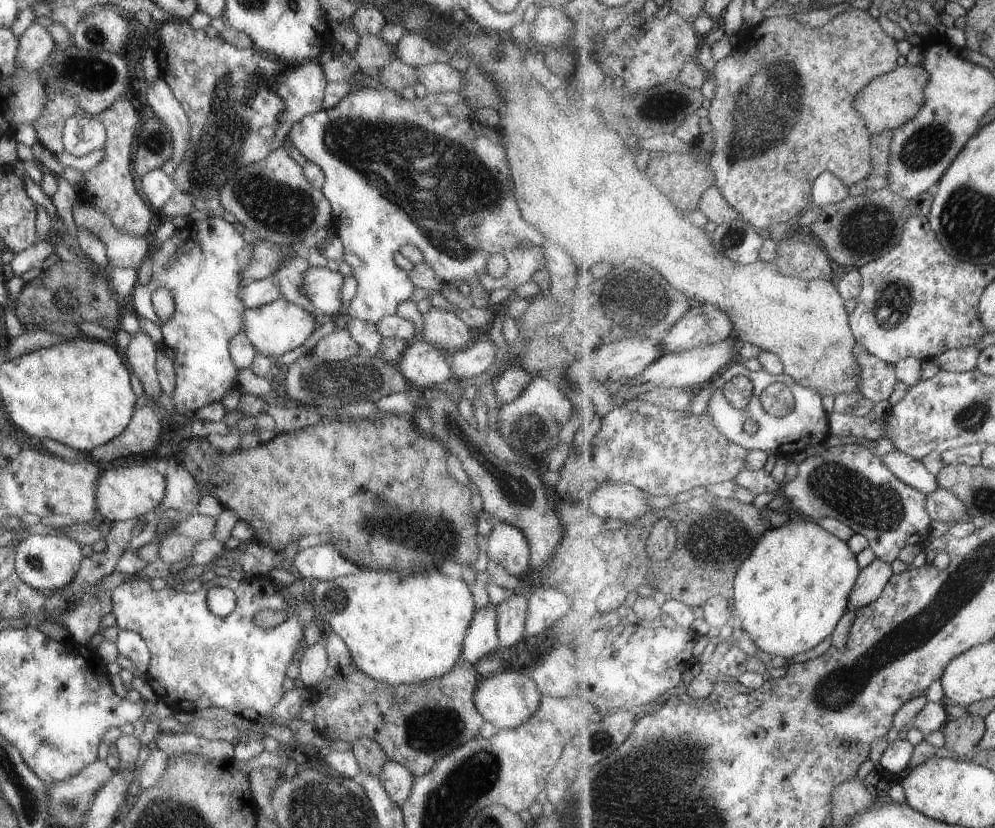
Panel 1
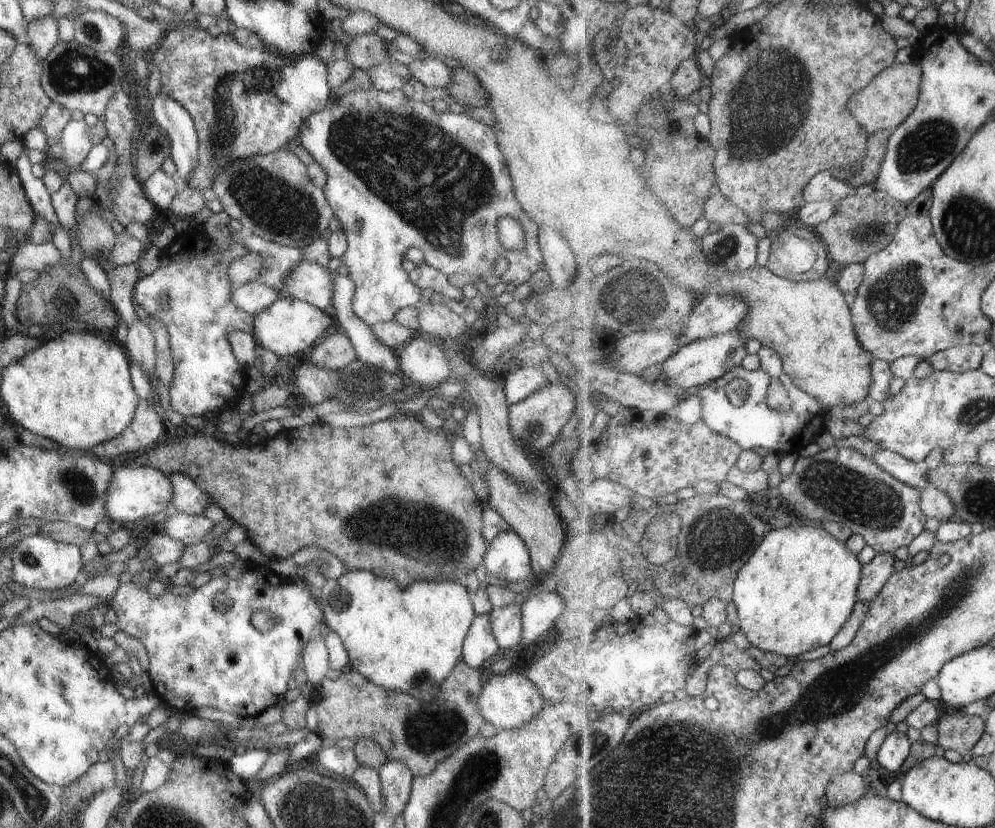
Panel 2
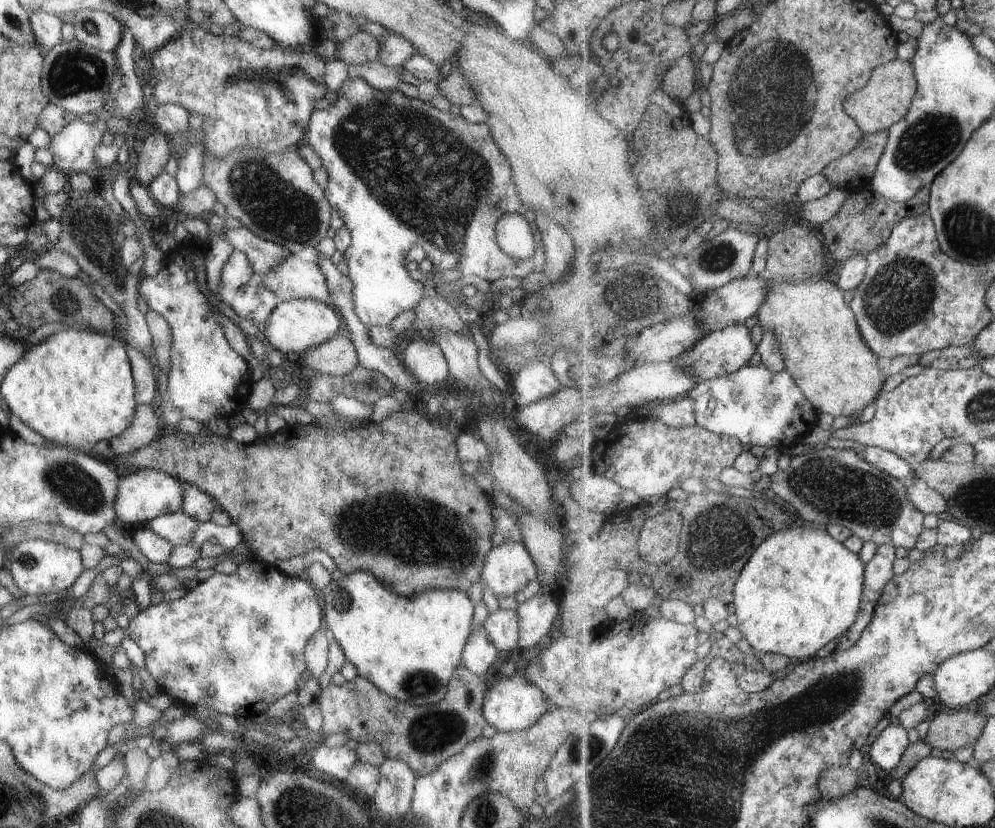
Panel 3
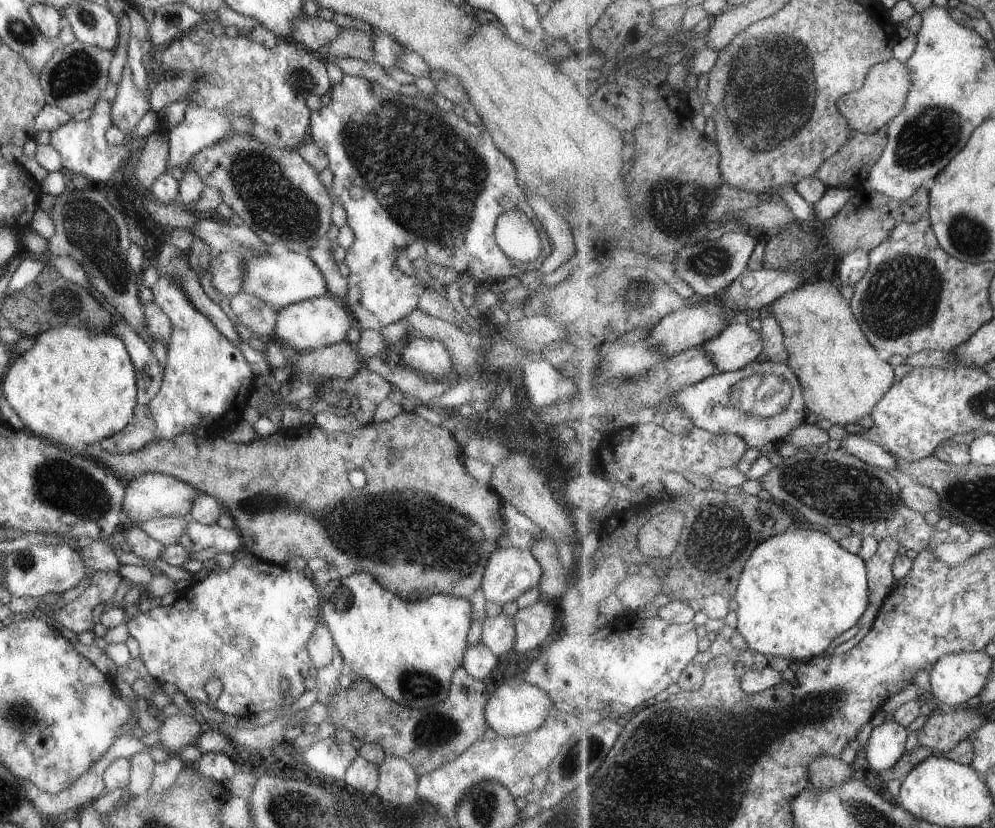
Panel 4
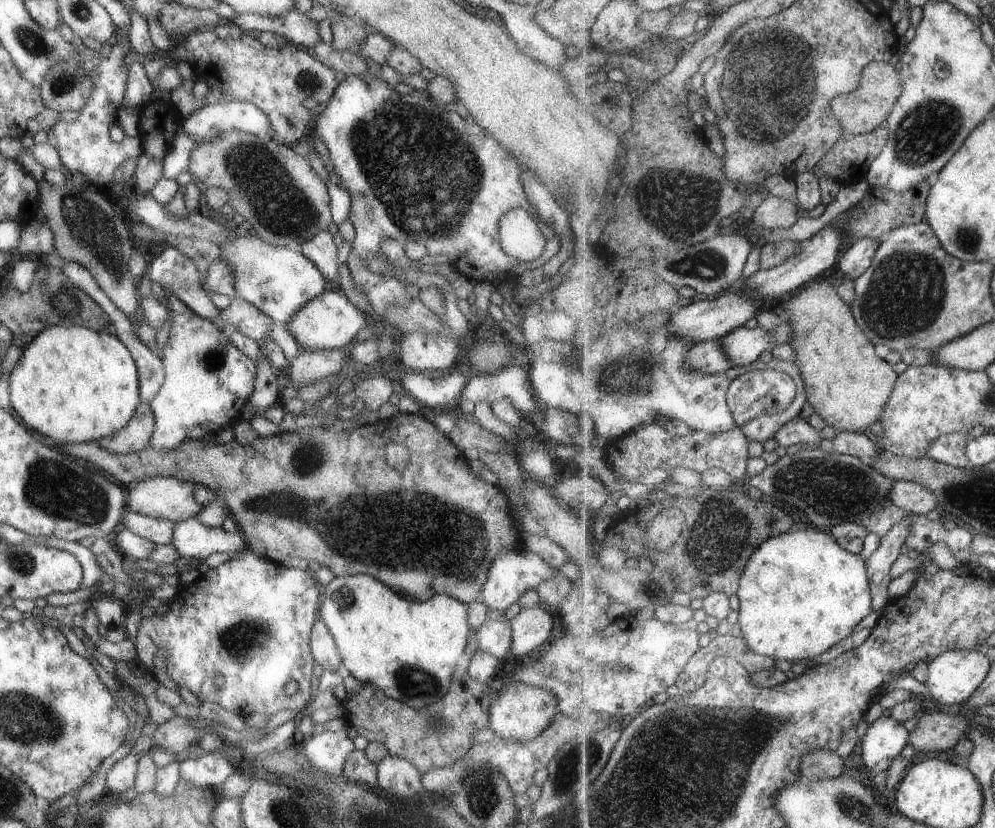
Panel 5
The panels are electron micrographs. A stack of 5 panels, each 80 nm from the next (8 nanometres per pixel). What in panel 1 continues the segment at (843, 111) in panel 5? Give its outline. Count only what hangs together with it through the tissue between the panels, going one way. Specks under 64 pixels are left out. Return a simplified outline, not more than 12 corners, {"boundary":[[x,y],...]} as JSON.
{"boundary":[[923,65],[872,80],[854,105],[873,135],[920,114],[931,78]]}

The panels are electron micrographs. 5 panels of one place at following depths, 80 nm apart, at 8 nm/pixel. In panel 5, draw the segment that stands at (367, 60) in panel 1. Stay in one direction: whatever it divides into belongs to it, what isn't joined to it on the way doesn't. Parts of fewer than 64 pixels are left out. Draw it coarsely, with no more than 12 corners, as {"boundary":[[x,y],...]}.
{"boundary":[[339,14],[330,24],[330,45],[357,54],[368,30]]}

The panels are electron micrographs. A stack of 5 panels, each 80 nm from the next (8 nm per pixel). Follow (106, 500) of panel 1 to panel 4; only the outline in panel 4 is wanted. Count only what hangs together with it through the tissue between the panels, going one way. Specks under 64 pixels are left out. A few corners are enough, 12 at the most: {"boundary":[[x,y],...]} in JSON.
{"boundary":[[161,473],[124,483],[123,522],[187,517],[188,484]]}

